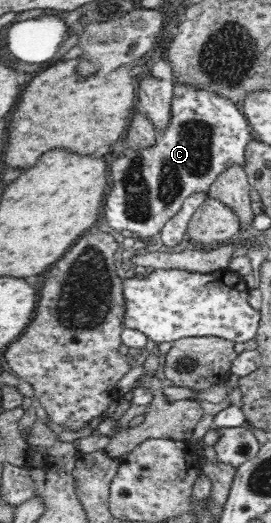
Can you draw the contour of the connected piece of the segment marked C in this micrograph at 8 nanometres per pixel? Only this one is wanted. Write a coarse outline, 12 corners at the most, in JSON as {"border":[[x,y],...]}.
{"border":[[173,79],[155,143],[109,165],[103,215],[157,235],[255,139],[226,97]]}

